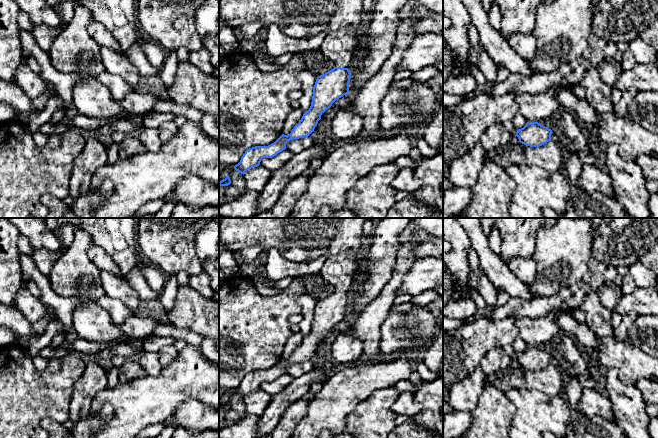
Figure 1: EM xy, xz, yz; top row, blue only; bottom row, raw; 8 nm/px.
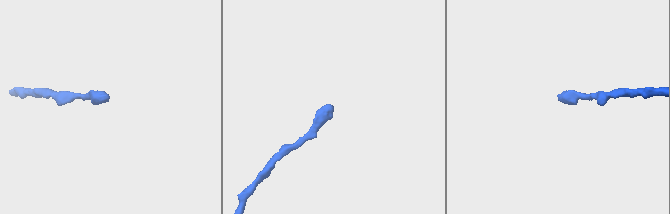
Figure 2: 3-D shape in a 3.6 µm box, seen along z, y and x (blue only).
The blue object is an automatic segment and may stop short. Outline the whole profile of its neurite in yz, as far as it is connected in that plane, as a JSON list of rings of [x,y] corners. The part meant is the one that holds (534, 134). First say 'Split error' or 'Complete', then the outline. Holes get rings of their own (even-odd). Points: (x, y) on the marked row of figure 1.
Complete. [[[527,122],[523,128],[517,130],[516,136],[526,146],[539,147],[551,141],[552,133],[551,129],[538,122]]]

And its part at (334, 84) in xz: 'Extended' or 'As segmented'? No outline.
Extended

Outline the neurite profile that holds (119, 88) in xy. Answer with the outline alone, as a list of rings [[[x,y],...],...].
[[[107,71],[98,75],[96,79],[110,91],[117,101],[133,91],[132,87],[120,76],[111,74]]]

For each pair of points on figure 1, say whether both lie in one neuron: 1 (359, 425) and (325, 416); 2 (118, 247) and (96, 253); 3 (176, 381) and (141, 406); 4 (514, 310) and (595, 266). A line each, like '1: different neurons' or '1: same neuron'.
1: different neurons
2: different neurons
3: same neuron
4: same neuron

